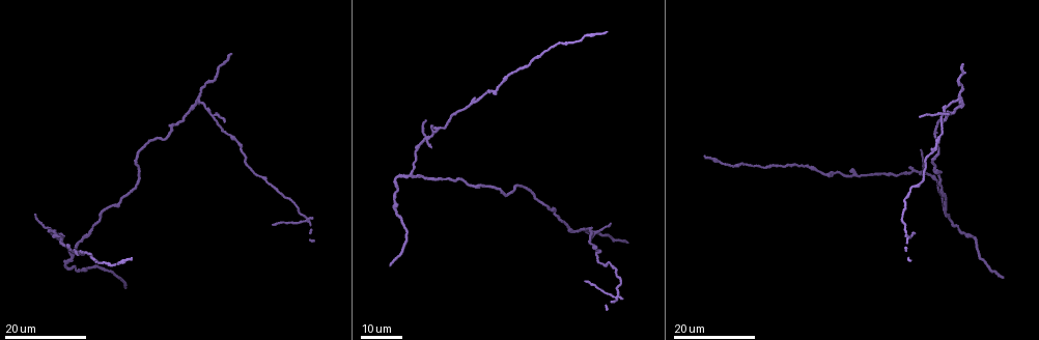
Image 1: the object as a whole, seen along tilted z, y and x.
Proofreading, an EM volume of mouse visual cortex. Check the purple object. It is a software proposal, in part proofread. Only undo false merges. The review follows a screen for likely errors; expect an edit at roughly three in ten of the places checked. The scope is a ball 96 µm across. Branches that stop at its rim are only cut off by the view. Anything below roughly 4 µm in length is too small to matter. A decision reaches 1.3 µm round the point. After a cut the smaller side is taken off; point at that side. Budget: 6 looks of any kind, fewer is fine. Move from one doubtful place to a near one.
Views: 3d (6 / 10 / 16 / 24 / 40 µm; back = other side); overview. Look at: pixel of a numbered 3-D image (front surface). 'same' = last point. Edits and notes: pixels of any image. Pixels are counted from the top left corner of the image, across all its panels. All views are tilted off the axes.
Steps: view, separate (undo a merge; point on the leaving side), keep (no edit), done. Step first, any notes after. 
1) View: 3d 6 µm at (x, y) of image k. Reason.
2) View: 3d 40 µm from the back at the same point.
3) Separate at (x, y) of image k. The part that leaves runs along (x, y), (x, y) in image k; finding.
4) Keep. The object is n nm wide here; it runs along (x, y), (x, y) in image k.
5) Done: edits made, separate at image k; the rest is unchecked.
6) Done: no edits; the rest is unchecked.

View: 3d 24 µm at (592, 230) of image 1. Four arms meet.

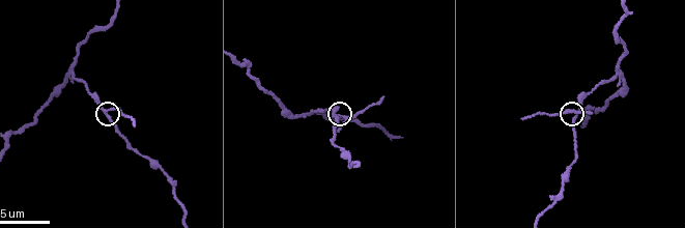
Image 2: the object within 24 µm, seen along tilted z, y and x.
View: 3d 6 µm at (335, 116) of image 2.

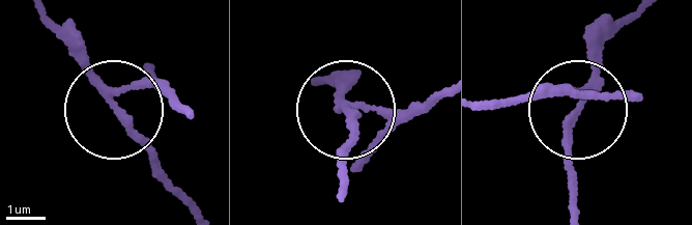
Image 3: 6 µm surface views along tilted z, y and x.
Separate at (161, 80) of image 3. 4 arms meet here; two cells meet here.

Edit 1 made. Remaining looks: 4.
View: overview.

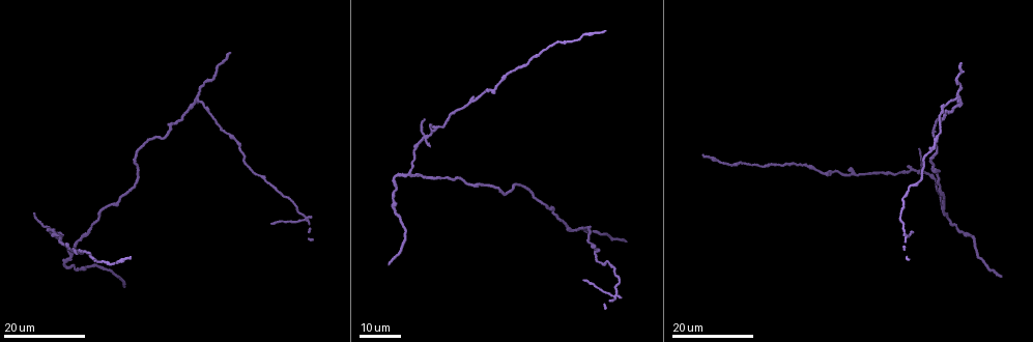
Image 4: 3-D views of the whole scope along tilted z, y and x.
View: 3d 16 µm at (196, 100) of image 4. Two arms at a narrow angle.

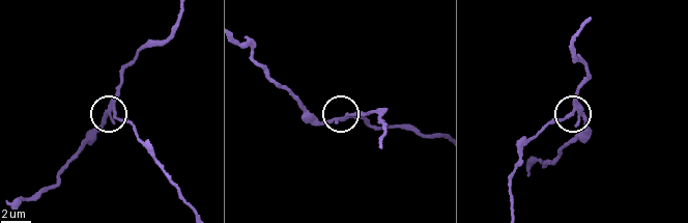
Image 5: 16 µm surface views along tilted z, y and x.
View: 3d 10 µm at (115, 111) of image 5.

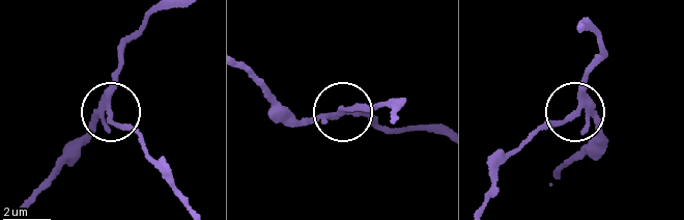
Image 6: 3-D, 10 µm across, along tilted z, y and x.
View: 3d 6 µm at (578, 109) of image 6. Closer look.

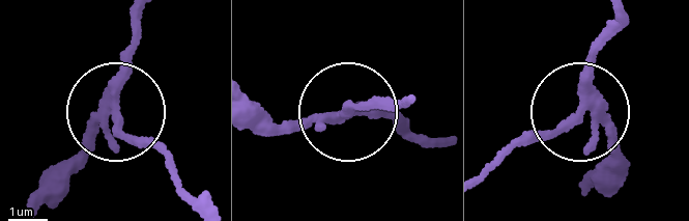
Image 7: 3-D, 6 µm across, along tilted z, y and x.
Keep. The side arm is 16 µm long; it runs along (595, 170), (609, 138), (580, 89), (597, 34) in image 7; one cell here.

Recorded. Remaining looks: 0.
Done: edits made, separate at image 3; the rest is unchecked.

